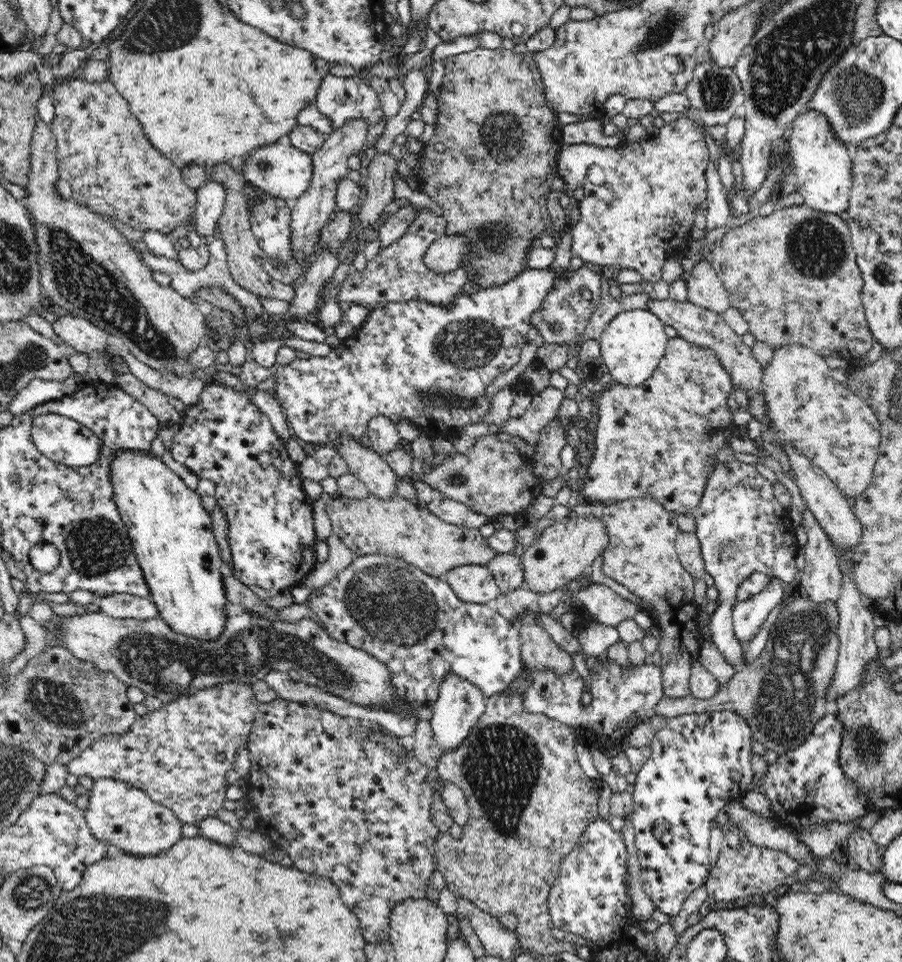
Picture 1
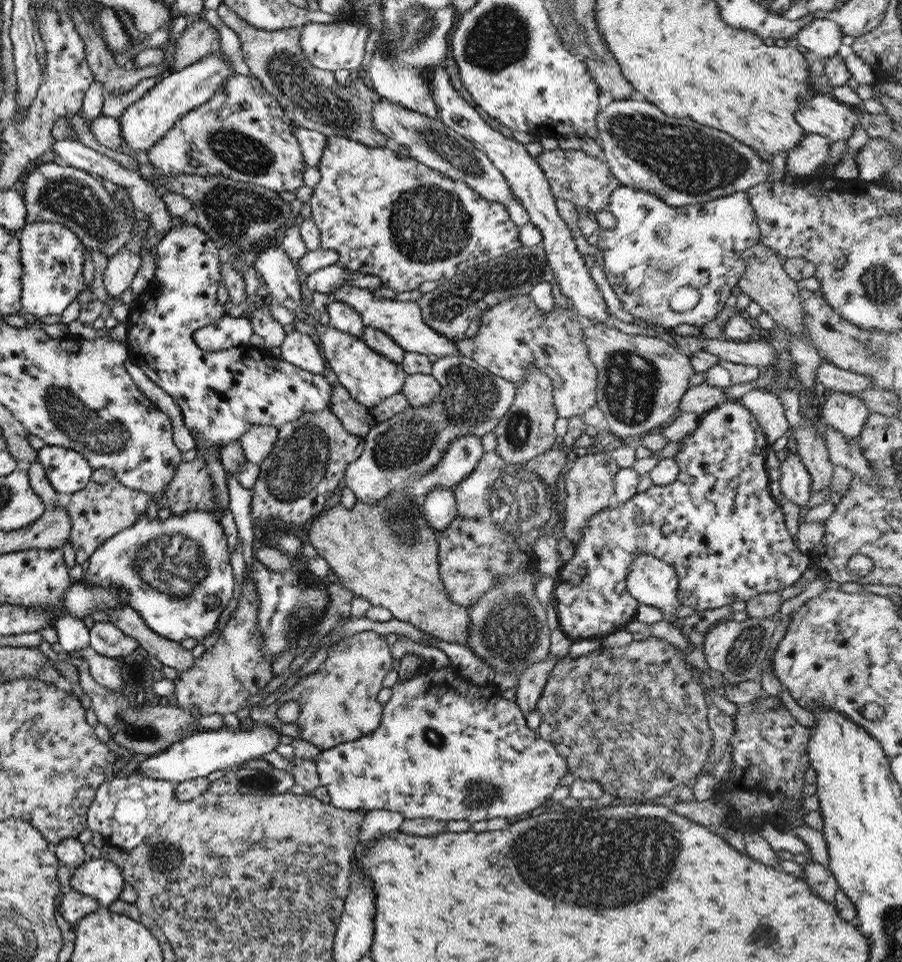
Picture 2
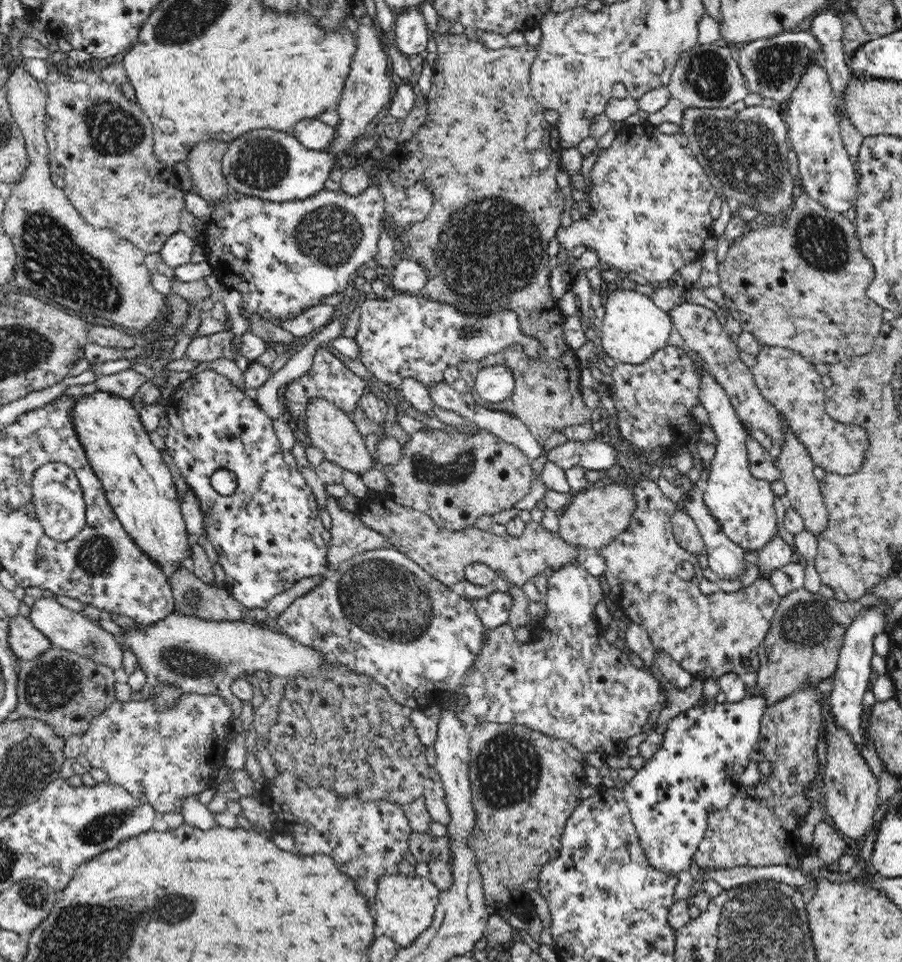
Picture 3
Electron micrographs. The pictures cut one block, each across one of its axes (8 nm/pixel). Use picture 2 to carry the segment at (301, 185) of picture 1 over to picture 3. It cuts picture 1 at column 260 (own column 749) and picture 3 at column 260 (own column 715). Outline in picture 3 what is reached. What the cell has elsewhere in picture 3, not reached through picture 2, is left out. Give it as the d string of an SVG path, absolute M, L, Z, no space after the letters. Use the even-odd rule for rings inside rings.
M252 130L229 144L222 158L222 172L235 192L270 202L297 202L309 198L328 187L330 170L336 165L336 156L325 150L308 150L291 132L279 130Z

